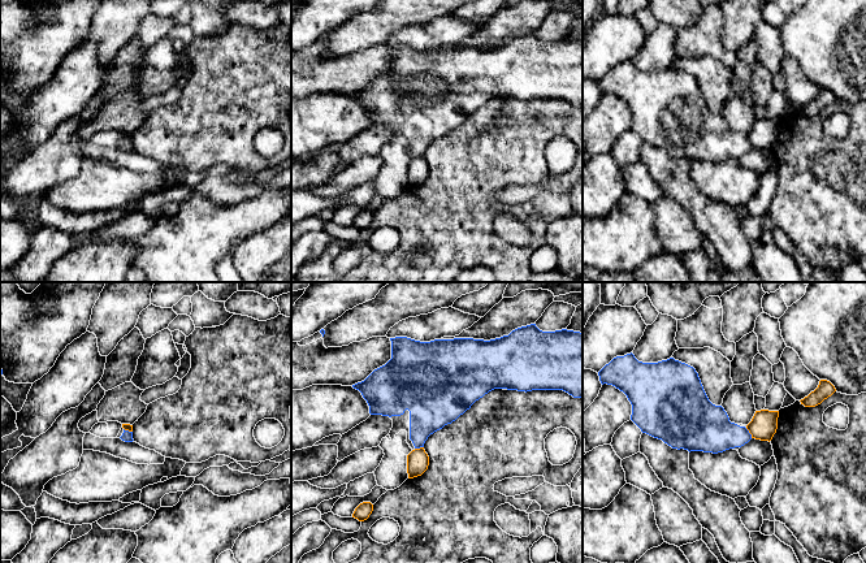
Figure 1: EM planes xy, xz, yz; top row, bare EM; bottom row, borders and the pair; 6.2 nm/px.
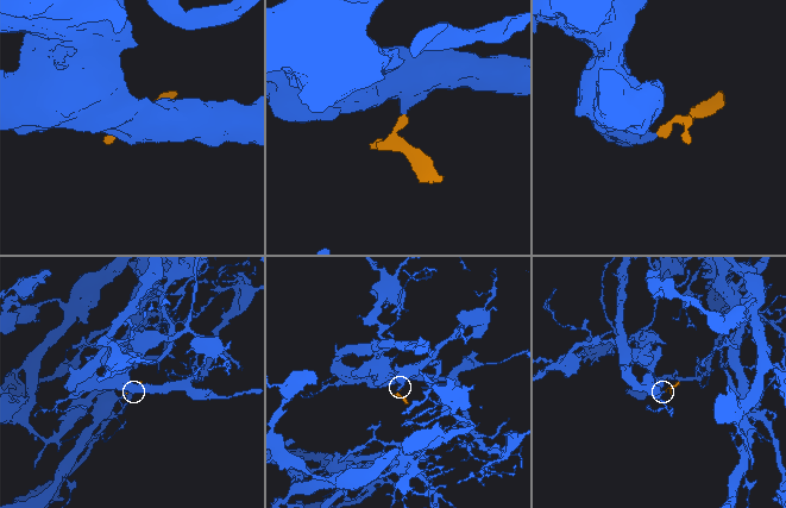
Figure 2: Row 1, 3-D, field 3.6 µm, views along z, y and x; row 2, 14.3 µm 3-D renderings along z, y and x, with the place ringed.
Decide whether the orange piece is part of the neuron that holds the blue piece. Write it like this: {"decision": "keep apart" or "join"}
{"decision": "keep apart"}

